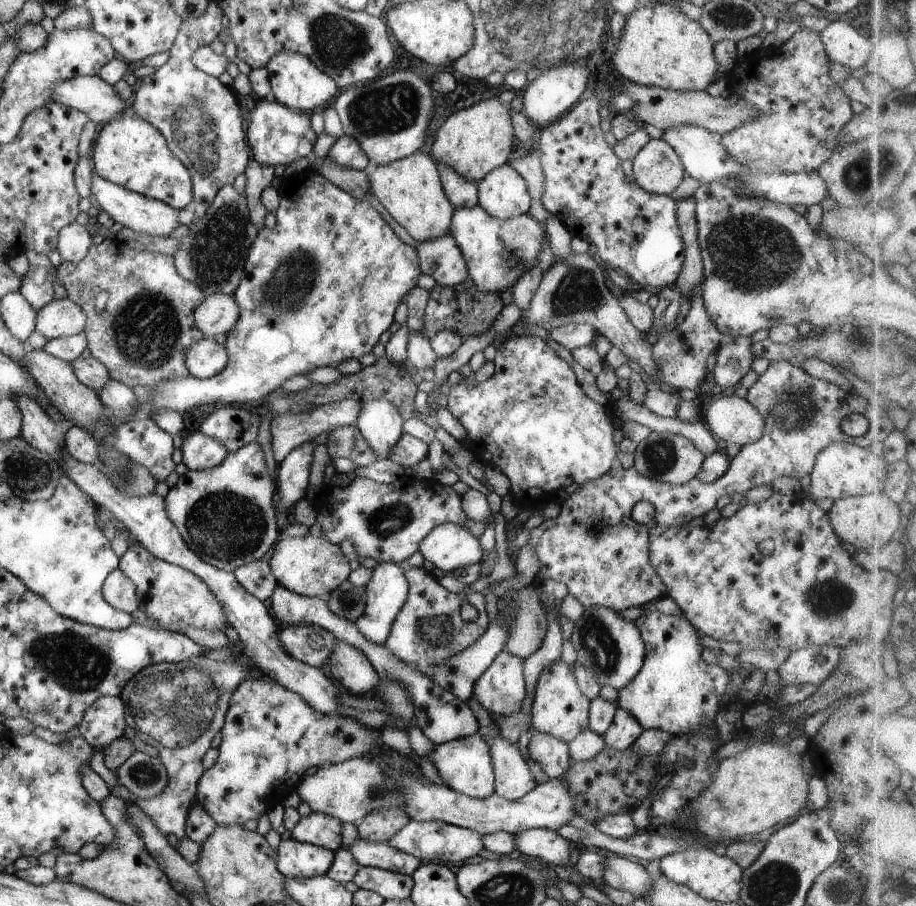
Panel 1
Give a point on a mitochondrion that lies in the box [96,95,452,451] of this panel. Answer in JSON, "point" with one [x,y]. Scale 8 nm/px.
{"point":[145,331]}

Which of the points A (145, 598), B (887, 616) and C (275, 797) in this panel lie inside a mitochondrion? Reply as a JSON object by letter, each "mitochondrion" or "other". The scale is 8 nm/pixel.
{"A":"other","B":"other","C":"other"}

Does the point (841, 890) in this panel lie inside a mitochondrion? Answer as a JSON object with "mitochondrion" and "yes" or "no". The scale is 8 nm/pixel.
{"mitochondrion":"yes"}

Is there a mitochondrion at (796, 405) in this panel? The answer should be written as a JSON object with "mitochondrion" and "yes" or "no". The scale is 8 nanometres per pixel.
{"mitochondrion":"yes"}

